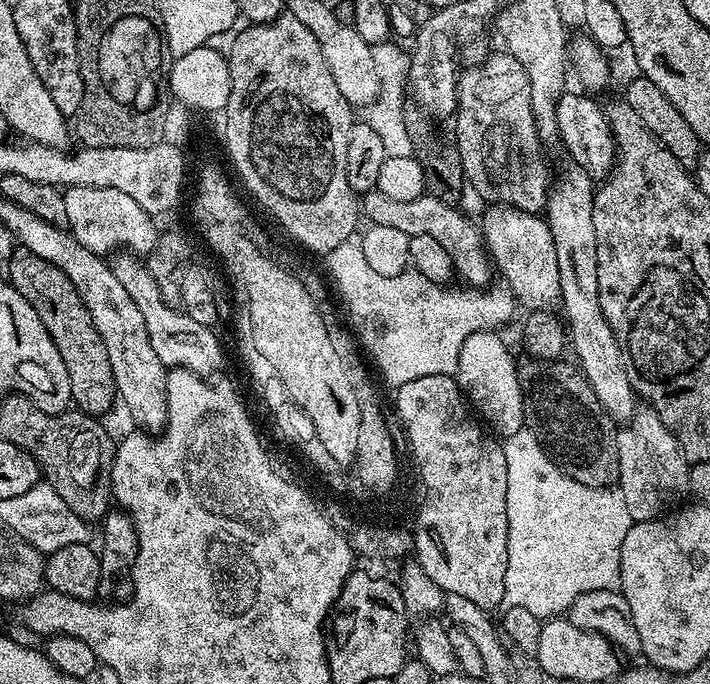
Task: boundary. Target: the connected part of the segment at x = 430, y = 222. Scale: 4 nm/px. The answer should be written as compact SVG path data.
M373 190L363 193L362 216L368 224L390 226L394 230L402 230L402 234L407 236L427 234L429 238L435 238L445 248L446 254L450 254L450 262L454 262L456 267L456 276L464 279L461 281L465 285L487 289L493 283L494 267L481 231L457 205L447 204L427 194L414 198L414 202L394 202L394 198L386 198Z

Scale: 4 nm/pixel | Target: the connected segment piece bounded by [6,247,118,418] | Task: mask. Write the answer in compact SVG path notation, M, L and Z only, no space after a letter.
M21 247L15 251L8 260L7 283L16 288L30 306L34 306L34 314L42 318L42 326L46 326L50 338L58 346L58 354L62 354L70 378L72 404L90 416L103 417L103 412L110 411L112 403L117 403L116 383L110 370L110 358L106 358L106 346L82 298L78 298L78 290L74 290L64 271L46 262L46 258L38 258L38 254Z

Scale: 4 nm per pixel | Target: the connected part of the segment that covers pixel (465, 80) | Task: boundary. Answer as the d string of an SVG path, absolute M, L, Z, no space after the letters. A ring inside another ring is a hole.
M499 50L499 52L494 54L492 52L481 64L465 67L463 71L459 73L456 81L456 106L457 110L454 115L454 123L456 122L456 137L454 137L454 143L458 150L458 154L462 158L462 170L464 171L467 187L471 189L471 191L478 193L481 200L487 202L489 205L508 205L524 212L535 214L543 213L548 207L548 194L550 191L548 164L544 161L543 154L540 153L542 141L540 135L536 133L535 118L534 114L531 112L530 78L527 77L518 59L514 58L508 51Z

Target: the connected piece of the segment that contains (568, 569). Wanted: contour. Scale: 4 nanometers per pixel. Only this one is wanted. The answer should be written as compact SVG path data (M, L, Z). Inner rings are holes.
M523 430L503 441L506 454L506 522L508 523L508 565L506 566L506 590L504 604L507 607L522 606L522 610L530 610L530 614L541 618L556 618L567 613L568 607L582 594L590 590L610 590L620 583L620 551L622 542L626 542L626 530L630 530L633 520L630 510L626 510L626 502L619 490L597 490L582 486L546 451L543 443L531 430Z

